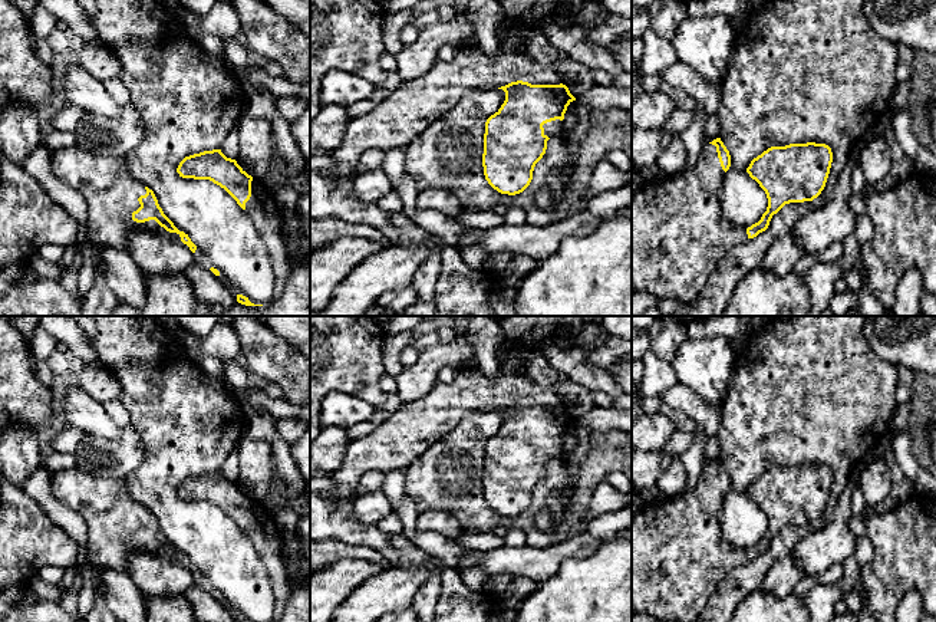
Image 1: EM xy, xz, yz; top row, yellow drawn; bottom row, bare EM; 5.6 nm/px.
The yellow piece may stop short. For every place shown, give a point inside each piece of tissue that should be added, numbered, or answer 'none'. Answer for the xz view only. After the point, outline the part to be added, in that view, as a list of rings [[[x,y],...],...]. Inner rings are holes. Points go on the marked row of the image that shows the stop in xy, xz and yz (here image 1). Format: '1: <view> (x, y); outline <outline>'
1: xz (414, 105); outline [[[527,9],[510,22],[515,24],[524,39],[521,49],[504,49],[491,57],[484,55],[477,45],[457,46],[457,55],[446,63],[436,60],[422,76],[403,80],[389,96],[370,113],[350,119],[343,139],[330,155],[334,161],[333,180],[343,181],[355,172],[360,155],[368,149],[389,151],[409,145],[432,122],[449,112],[469,89],[497,89],[511,82],[523,80],[531,85],[560,85],[556,63],[567,56],[554,47],[543,32],[546,19],[560,14],[556,9],[546,16],[535,16],[533,9]]]

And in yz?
1: yz (678, 234); outline [[[703,144],[693,170],[668,175],[662,181],[642,182],[632,194],[632,293],[647,292],[657,300],[670,297],[691,303],[728,251],[748,240],[747,230],[734,230],[722,218],[719,192],[724,175],[716,147]]]

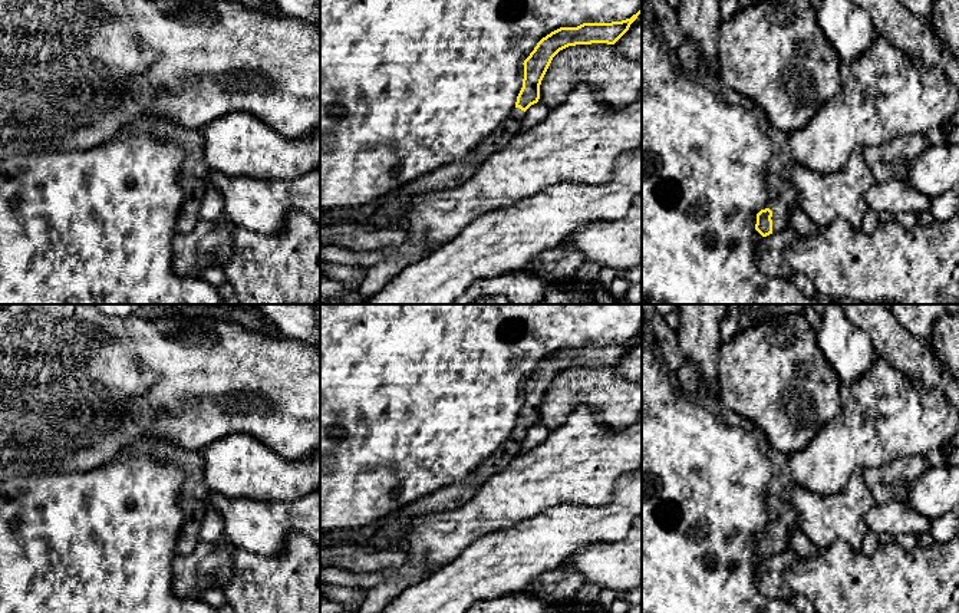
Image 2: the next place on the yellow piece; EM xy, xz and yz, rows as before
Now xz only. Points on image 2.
1: xz (389, 216); outline [[[514,108],[500,126],[462,159],[448,164],[393,191],[388,202],[360,223],[362,227],[369,231],[401,228],[403,214],[409,208],[412,197],[462,185],[490,155],[501,151],[521,131],[524,116],[524,111]]]

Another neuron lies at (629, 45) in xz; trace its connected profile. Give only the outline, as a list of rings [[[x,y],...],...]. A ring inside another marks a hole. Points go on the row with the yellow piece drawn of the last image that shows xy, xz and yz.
[[[642,13],[614,46],[620,55],[642,62]]]

